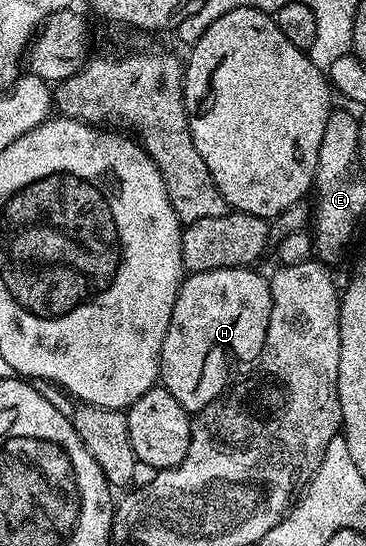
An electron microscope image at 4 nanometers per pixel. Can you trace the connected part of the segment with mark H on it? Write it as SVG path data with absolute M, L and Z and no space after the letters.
M251 266L227 267L213 271L193 271L180 284L180 292L174 301L174 309L170 317L170 325L166 329L166 337L160 350L159 382L182 405L195 413L206 409L224 394L228 383L228 362L231 359L241 359L251 364L259 359L270 321L272 294L268 288L269 280L264 279L258 272L252 271Z

